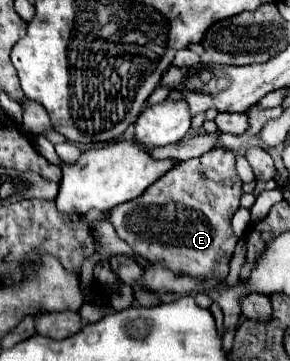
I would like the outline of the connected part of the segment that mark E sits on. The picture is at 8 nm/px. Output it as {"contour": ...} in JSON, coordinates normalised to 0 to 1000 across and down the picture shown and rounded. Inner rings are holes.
{"contour":[[[738,407],[697,435],[621,446],[517,524],[400,579],[372,607],[407,657],[503,723],[566,723],[593,751],[662,767],[772,767],[821,657],[800,645],[793,607],[828,573],[834,501],[814,485],[807,424]]]}

